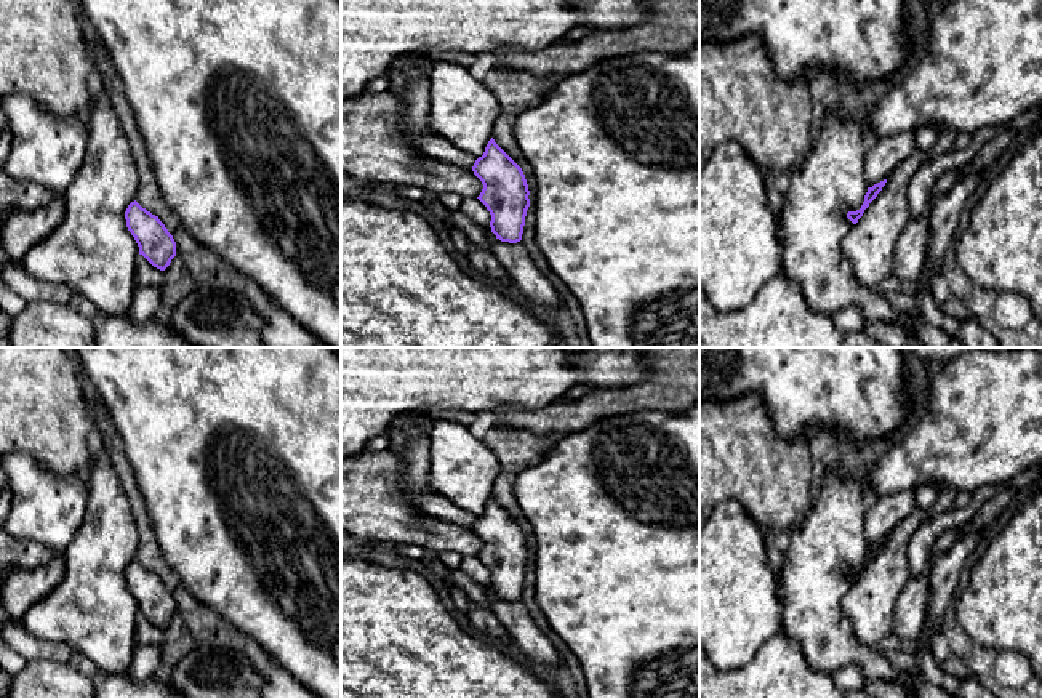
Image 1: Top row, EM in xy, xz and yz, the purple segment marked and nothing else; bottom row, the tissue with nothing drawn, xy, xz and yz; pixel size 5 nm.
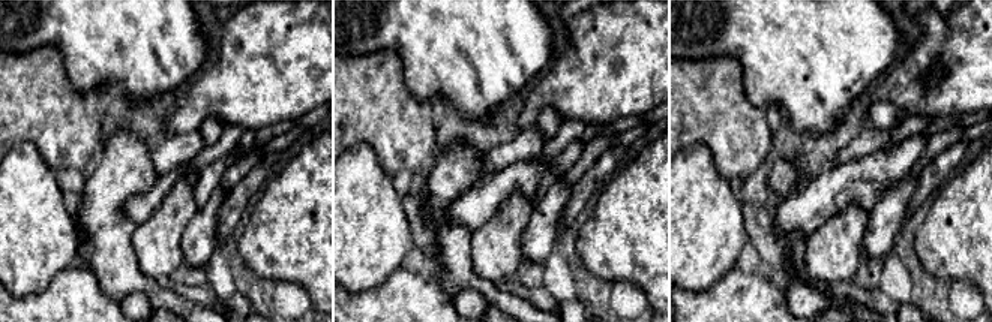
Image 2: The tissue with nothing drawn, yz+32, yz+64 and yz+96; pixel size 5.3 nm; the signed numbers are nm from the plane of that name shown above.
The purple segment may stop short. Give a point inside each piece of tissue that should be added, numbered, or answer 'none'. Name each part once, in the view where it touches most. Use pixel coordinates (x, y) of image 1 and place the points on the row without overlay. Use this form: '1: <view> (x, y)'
1: xy (92, 609)

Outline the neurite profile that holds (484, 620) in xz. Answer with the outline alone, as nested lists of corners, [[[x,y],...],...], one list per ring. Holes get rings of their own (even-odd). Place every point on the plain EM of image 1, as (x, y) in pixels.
[[[471,602],[467,616],[474,628],[479,631],[480,637],[488,639],[490,642],[506,650],[511,636],[490,607]]]

